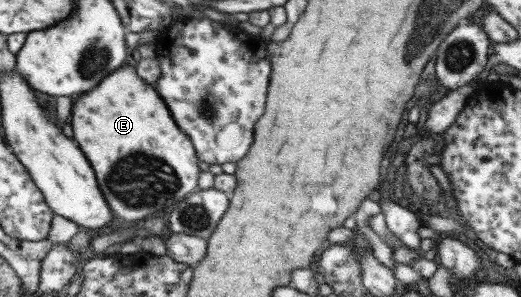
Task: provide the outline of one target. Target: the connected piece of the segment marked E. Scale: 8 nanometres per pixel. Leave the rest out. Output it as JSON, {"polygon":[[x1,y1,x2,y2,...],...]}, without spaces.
{"polygon":[[132,60,111,72,111,75,105,75,97,87,77,99,69,117,73,142,87,158,94,171,97,187,114,218,123,221,146,219,170,205,177,204,197,187,201,171,197,166,198,159,192,144,175,125,167,106,159,98,153,85,145,84,135,74]]}

